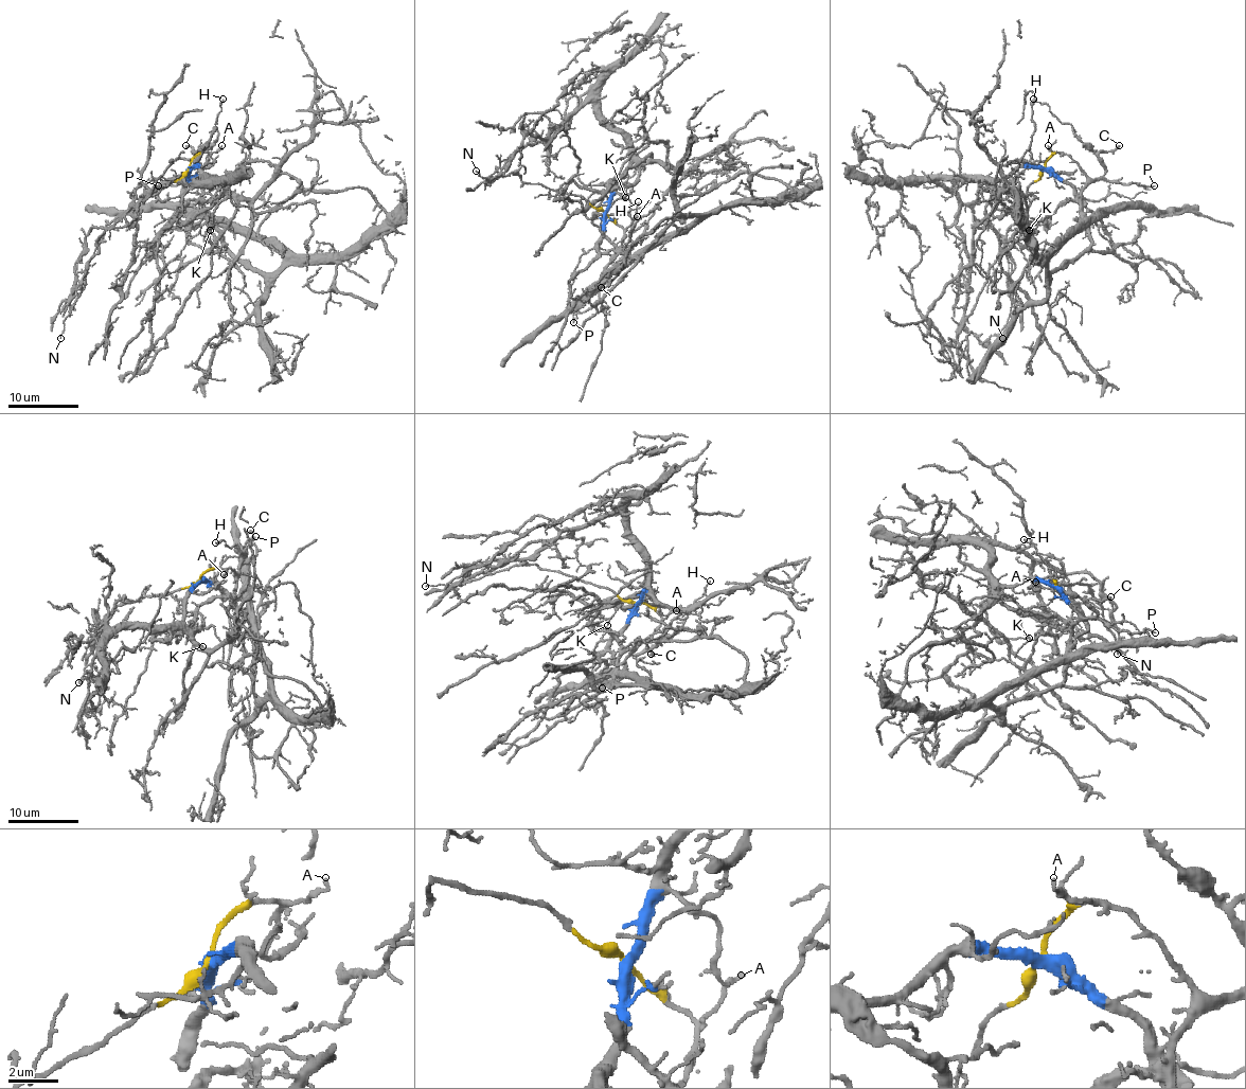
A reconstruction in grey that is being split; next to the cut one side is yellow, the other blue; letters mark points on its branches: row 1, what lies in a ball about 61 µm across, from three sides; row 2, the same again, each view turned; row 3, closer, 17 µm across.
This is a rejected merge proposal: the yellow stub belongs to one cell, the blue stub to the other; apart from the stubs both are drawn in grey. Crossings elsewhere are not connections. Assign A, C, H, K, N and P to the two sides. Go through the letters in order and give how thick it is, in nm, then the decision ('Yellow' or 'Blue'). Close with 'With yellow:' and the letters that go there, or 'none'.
A: Thickness 120 nm. Yellow
C: Thickness 180 nm. Yellow
H: Thickness 110 nm. Yellow
K: Thickness 110 nm. Blue
N: Thickness 100 nm. Yellow
P: Thickness 130 nm. Yellow
With yellow: A, C, H, N, P

